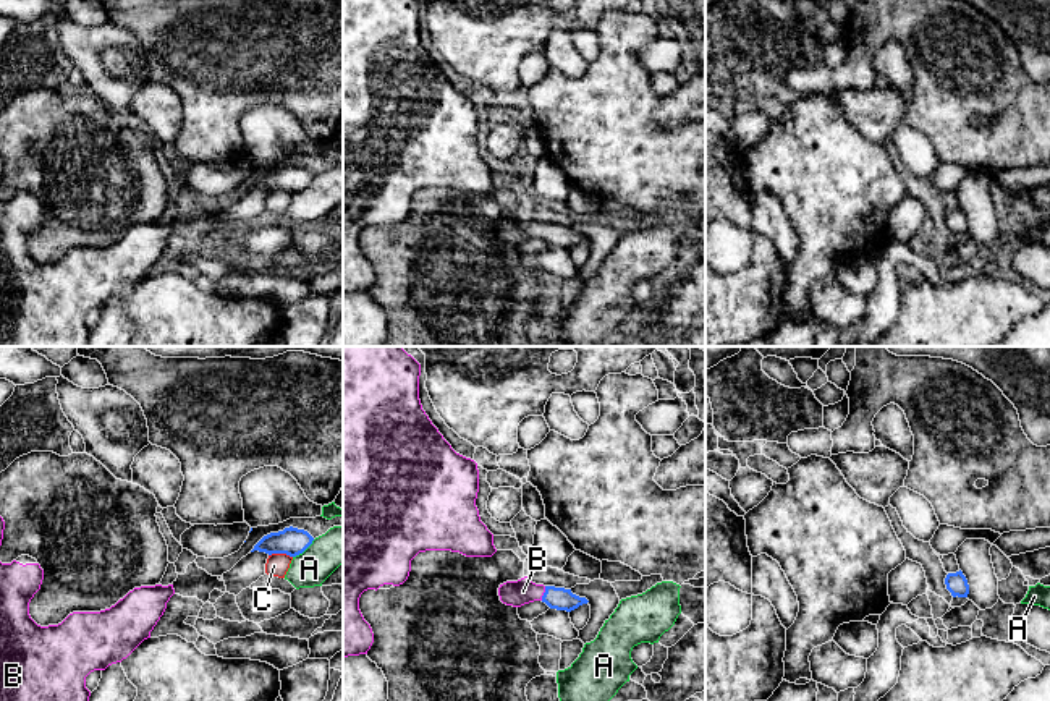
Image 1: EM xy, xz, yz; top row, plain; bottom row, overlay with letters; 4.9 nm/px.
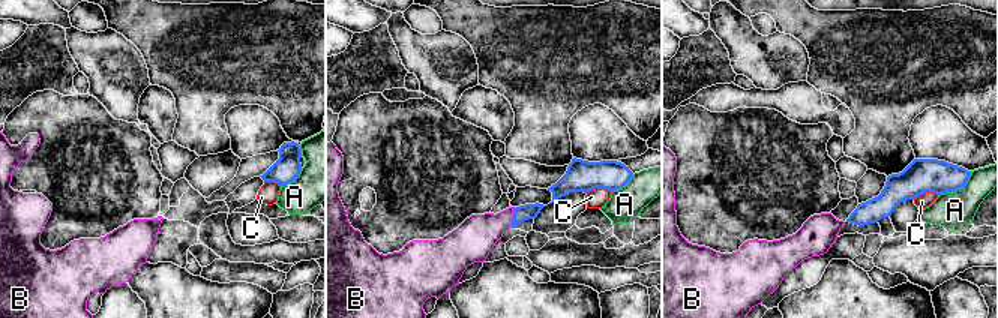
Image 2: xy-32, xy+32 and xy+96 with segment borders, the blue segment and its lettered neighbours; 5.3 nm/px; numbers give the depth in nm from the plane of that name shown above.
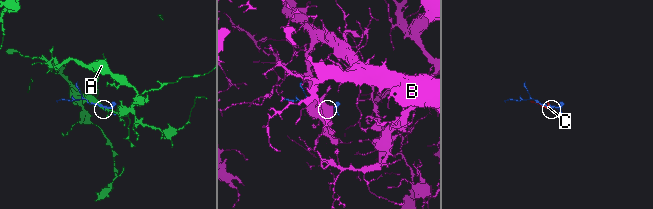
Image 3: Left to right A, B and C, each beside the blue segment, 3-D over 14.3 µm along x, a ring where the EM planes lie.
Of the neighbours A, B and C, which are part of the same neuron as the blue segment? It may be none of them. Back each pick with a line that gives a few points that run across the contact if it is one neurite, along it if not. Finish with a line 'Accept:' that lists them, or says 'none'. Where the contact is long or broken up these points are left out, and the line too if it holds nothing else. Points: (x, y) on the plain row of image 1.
B: Line: xz (555, 235), (544, 230), (523, 229)
Accept: B

